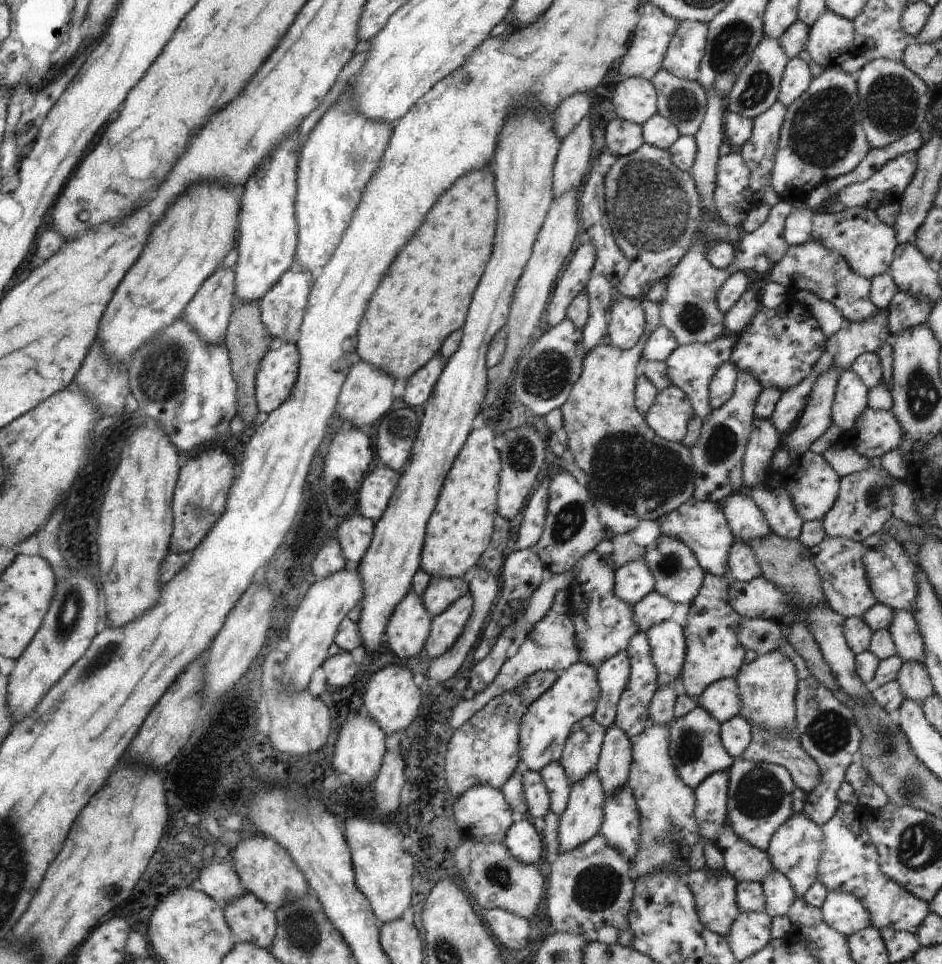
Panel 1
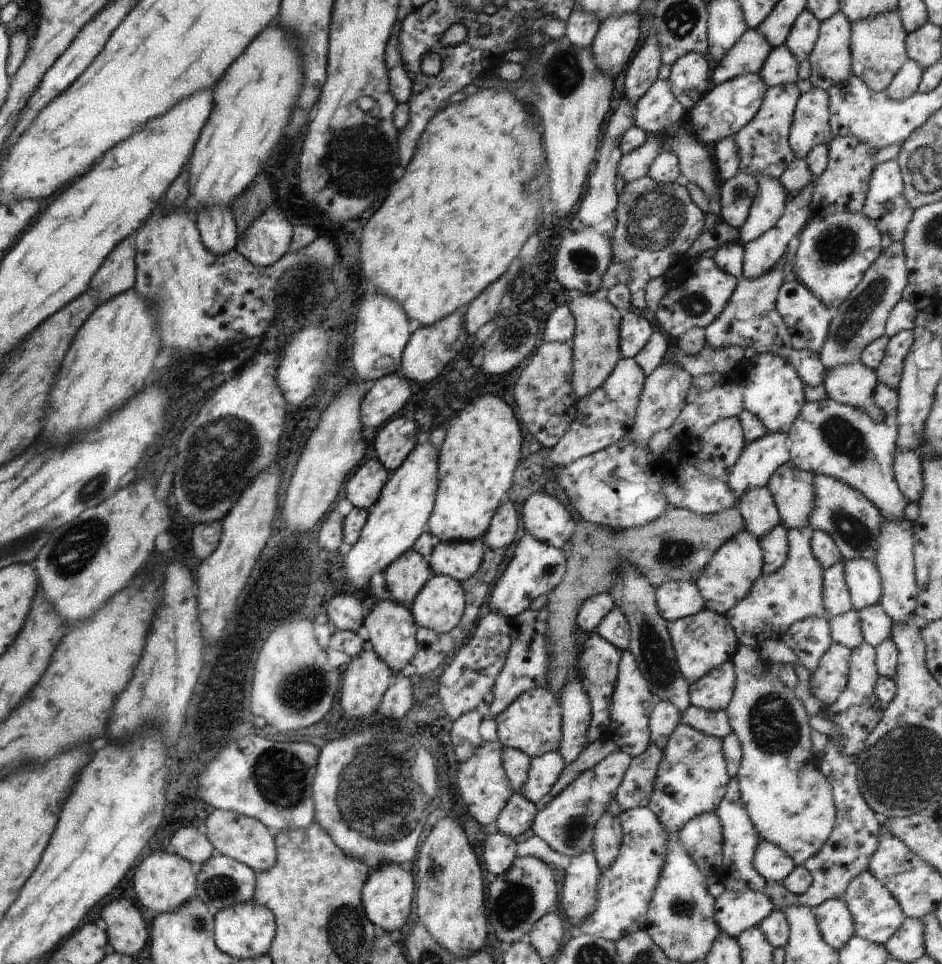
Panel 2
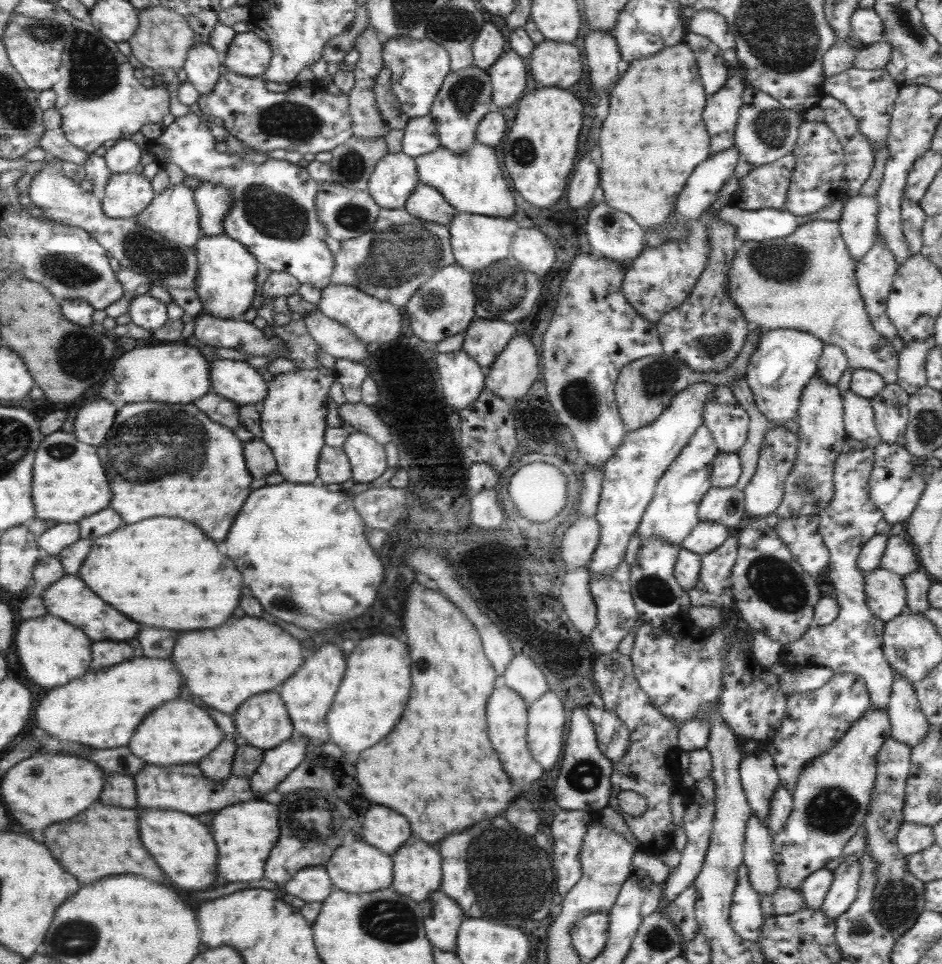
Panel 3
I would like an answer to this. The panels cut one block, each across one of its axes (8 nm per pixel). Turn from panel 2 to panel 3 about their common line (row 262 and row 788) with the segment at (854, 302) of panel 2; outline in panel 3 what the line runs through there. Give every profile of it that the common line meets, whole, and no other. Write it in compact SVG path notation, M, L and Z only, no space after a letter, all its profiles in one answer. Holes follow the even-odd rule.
M891 738L881 744L875 754L875 784L869 793L869 810L863 818L865 828L864 850L877 863L873 886L871 912L877 922L897 938L909 930L917 916L924 911L924 884L908 871L906 855L896 847L896 834L903 822L905 781L909 776L910 748Z

